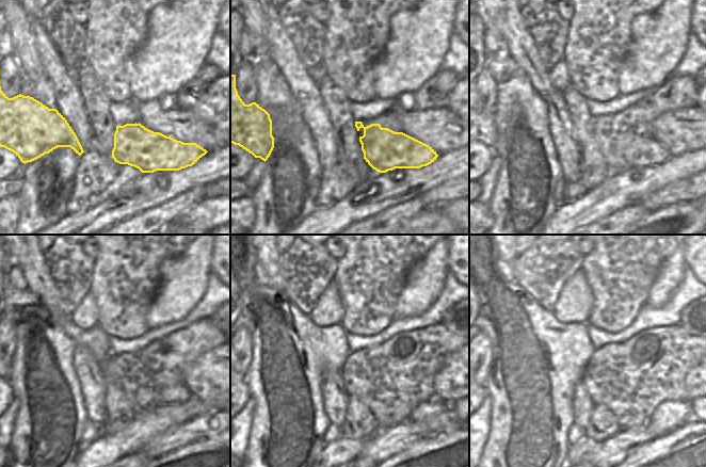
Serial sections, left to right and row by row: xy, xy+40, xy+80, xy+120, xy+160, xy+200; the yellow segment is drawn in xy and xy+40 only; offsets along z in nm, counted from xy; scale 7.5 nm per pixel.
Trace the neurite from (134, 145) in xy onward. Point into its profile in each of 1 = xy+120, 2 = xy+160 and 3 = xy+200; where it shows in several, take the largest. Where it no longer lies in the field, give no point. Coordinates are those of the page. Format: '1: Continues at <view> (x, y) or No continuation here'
1: Continues at xy+120 (179, 392)
2: Continues at xy+160 (351, 358)
3: Continues at xy+200 (595, 363)

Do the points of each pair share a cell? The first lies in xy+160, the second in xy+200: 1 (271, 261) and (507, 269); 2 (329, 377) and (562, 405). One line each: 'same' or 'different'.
1: different
2: different

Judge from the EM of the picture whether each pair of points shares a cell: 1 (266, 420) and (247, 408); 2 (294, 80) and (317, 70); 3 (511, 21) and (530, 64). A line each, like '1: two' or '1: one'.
1: two
2: two
3: one

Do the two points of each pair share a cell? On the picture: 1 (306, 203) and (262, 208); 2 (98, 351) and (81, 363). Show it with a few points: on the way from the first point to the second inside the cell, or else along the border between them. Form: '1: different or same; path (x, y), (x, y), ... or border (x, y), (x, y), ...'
1: same; path (300, 193), (288, 193), (279, 202), (273, 202)
2: different; border (75, 347), (85, 347), (99, 363)

